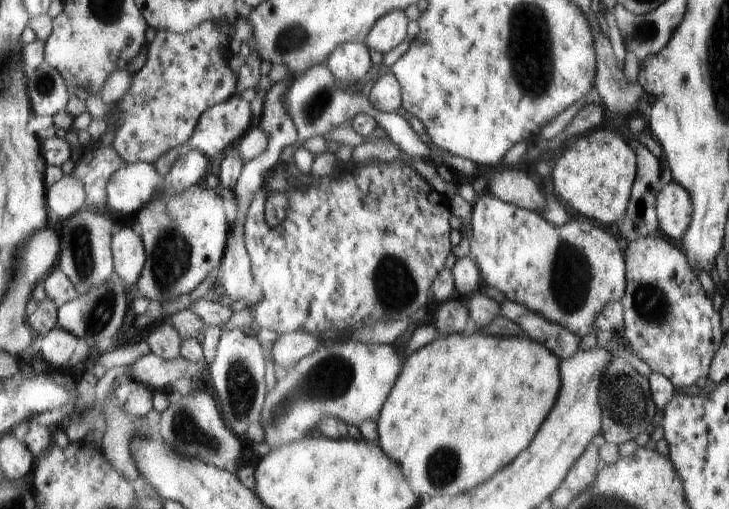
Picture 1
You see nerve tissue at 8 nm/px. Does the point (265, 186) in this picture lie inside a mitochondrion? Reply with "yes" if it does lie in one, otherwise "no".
no

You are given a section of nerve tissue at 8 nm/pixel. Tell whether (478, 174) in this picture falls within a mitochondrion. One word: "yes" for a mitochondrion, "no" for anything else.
no

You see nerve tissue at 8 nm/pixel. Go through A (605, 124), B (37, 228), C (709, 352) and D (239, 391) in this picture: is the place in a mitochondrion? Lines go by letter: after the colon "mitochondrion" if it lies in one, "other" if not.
A: other
B: other
C: other
D: mitochondrion

